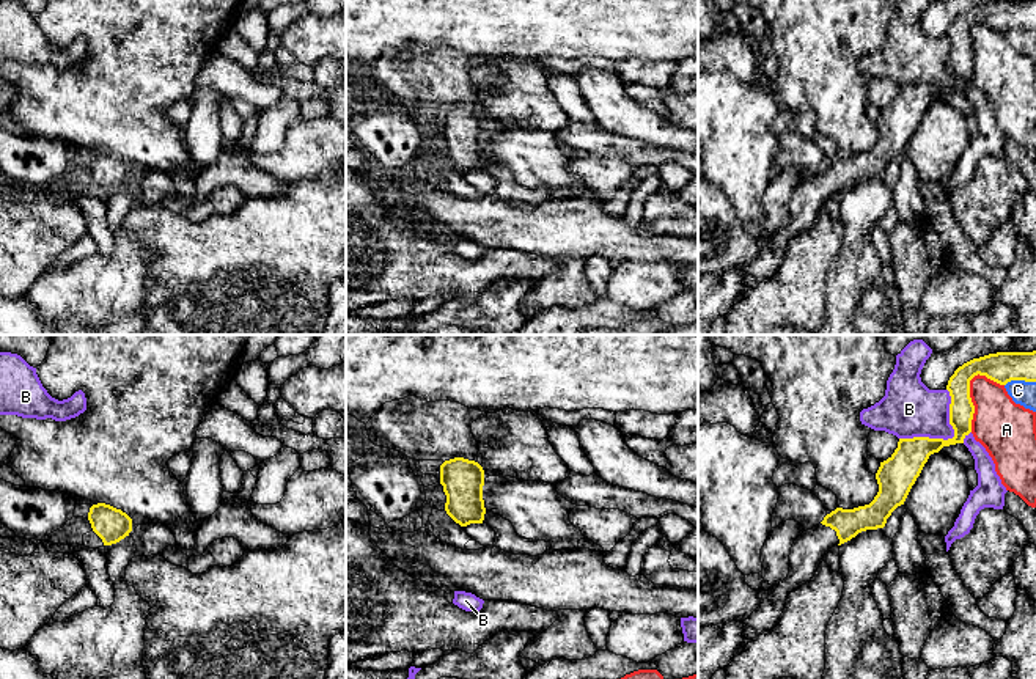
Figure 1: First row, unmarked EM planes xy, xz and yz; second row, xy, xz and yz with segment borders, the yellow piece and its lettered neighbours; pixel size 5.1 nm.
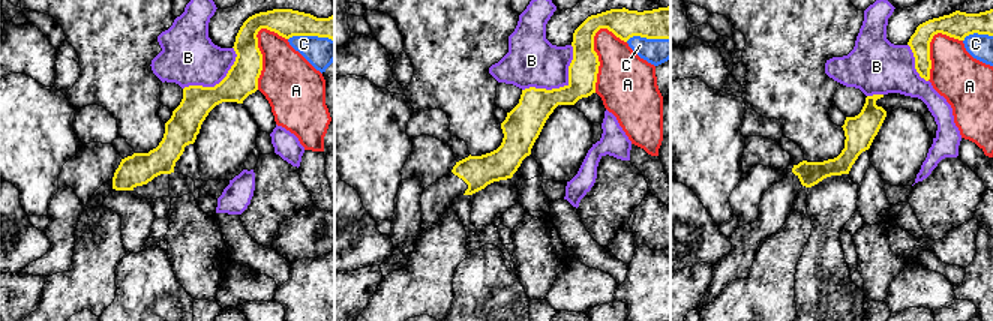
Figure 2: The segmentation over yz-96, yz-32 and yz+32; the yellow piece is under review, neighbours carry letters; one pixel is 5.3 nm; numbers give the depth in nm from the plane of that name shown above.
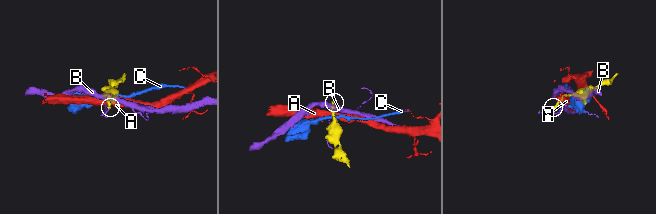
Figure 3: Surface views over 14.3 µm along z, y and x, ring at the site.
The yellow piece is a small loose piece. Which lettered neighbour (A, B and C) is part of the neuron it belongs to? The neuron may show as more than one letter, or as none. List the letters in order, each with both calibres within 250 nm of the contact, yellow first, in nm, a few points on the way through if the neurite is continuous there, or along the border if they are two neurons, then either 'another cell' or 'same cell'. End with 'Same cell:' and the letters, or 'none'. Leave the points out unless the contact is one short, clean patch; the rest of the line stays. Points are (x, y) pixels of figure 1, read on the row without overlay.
A: calibres 160 and 280 nm; another cell
B: calibres 170 and 280 nm; another cell
C: calibres 160 and 120 nm; border yz (1035, 29), (1010, 29), (1005, 33); another cell
Same cell: none

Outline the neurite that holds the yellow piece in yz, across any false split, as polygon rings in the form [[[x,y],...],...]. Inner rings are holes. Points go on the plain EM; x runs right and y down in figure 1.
[[[1036,0],[989,2],[954,19],[946,33],[951,44],[950,72],[954,85],[948,88],[899,86],[895,101],[880,110],[876,121],[879,140],[869,152],[854,157],[836,156],[819,173],[803,179],[791,195],[788,225],[772,237],[761,239],[759,255],[744,269],[742,295],[747,295],[762,278],[770,278],[778,272],[788,244],[814,225],[828,196],[850,189],[861,179],[885,174],[891,160],[904,152],[931,102],[943,94],[964,91],[972,80],[975,61],[970,28],[978,22],[1000,33],[1011,28],[1036,30]]]

